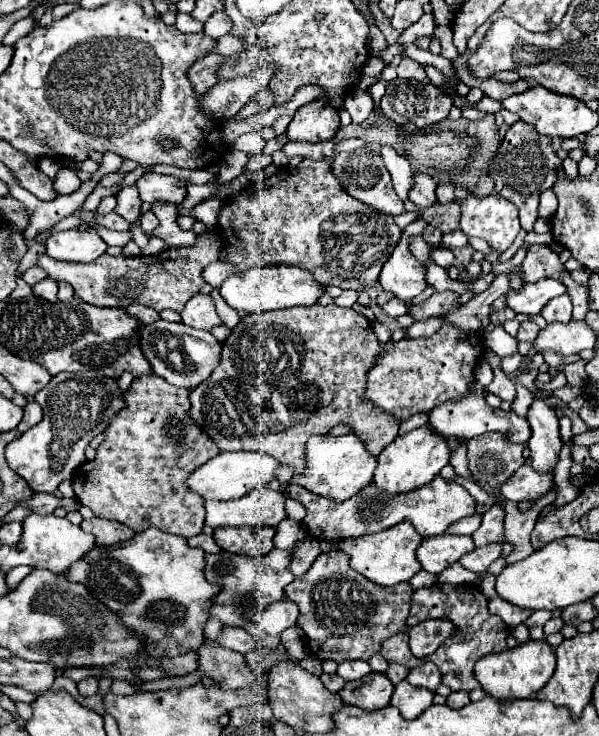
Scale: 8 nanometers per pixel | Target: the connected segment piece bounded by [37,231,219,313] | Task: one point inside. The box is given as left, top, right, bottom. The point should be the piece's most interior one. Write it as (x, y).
(166, 281)

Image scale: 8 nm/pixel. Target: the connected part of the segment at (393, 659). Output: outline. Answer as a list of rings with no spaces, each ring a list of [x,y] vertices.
[[[399,631],[399,633],[391,635],[391,637],[383,643],[381,655],[383,655],[389,663],[399,663],[399,665],[405,665],[405,667],[409,667],[409,669],[425,663],[425,659],[413,657],[413,653],[409,651],[409,635],[407,635],[407,631]]]

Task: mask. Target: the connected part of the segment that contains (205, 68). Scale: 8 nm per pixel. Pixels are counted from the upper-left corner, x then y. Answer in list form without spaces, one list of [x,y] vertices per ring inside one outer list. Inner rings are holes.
[[[209,53],[201,57],[201,61],[195,61],[191,69],[187,71],[187,79],[193,85],[193,91],[203,95],[217,83],[217,61],[221,61],[221,55]]]

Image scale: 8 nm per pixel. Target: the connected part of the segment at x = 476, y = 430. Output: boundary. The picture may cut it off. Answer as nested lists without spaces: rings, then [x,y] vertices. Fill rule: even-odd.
[[[477,383],[477,393],[469,393],[469,397],[465,397],[465,401],[447,401],[445,405],[439,405],[437,409],[429,411],[429,421],[427,425],[441,437],[451,437],[451,435],[457,435],[457,437],[465,437],[465,439],[471,439],[471,437],[477,437],[477,435],[483,435],[487,431],[499,431],[499,433],[509,433],[509,441],[513,443],[519,443],[519,445],[525,445],[529,441],[529,421],[525,417],[519,417],[515,415],[513,411],[501,411],[501,409],[491,409],[485,399],[483,399],[483,387],[481,383]]]

